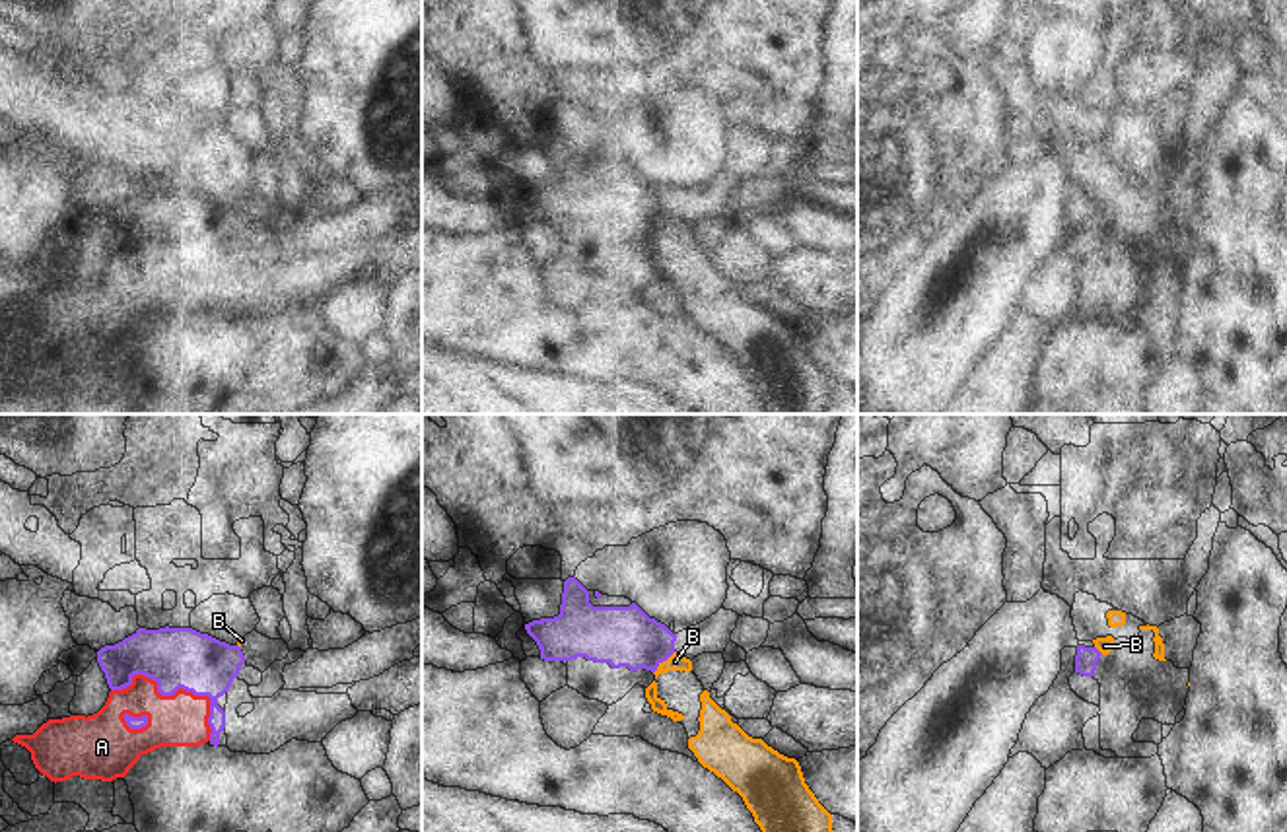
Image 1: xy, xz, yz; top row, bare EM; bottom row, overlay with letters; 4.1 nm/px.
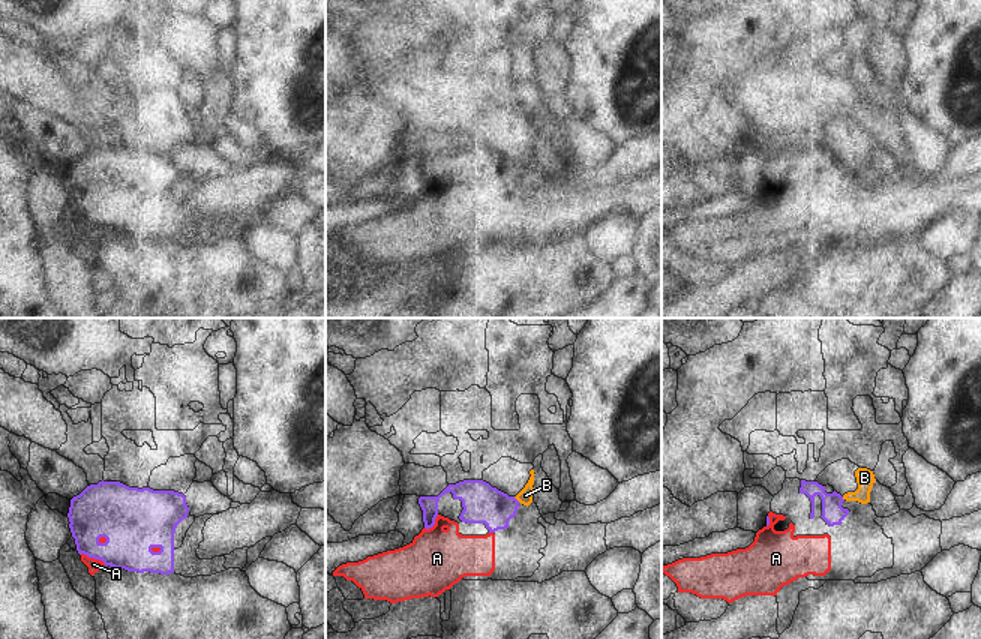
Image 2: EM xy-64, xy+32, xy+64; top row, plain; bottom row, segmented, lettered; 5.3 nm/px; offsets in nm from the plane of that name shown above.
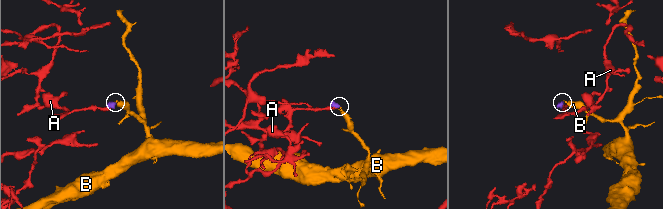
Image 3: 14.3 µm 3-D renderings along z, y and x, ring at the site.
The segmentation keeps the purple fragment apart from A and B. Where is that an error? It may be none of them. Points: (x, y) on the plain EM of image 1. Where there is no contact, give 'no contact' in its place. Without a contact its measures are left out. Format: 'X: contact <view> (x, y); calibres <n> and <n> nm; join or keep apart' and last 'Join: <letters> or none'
A: contact xy (175, 255); calibres 260 and 220 nm; join
B: contact xz (663, 224); calibres 260 and 70 nm; keep apart
Join: A

